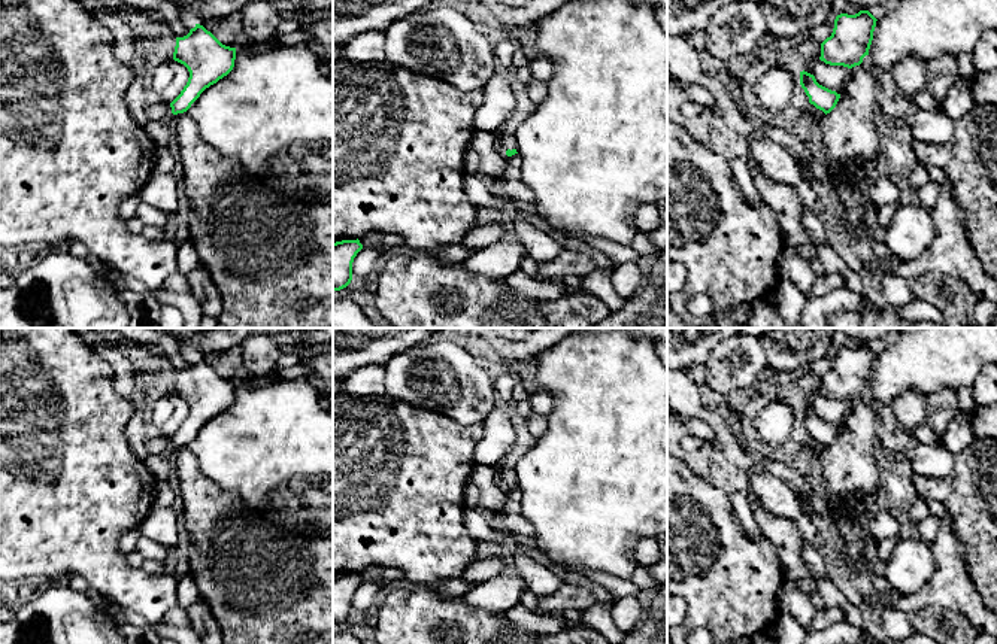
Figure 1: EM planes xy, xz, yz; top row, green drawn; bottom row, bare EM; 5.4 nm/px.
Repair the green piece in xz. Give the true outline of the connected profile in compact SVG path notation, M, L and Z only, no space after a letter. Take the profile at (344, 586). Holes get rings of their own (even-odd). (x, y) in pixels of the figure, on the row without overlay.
M358 572L333 577L333 625L340 625L351 617L352 596L361 583Z

